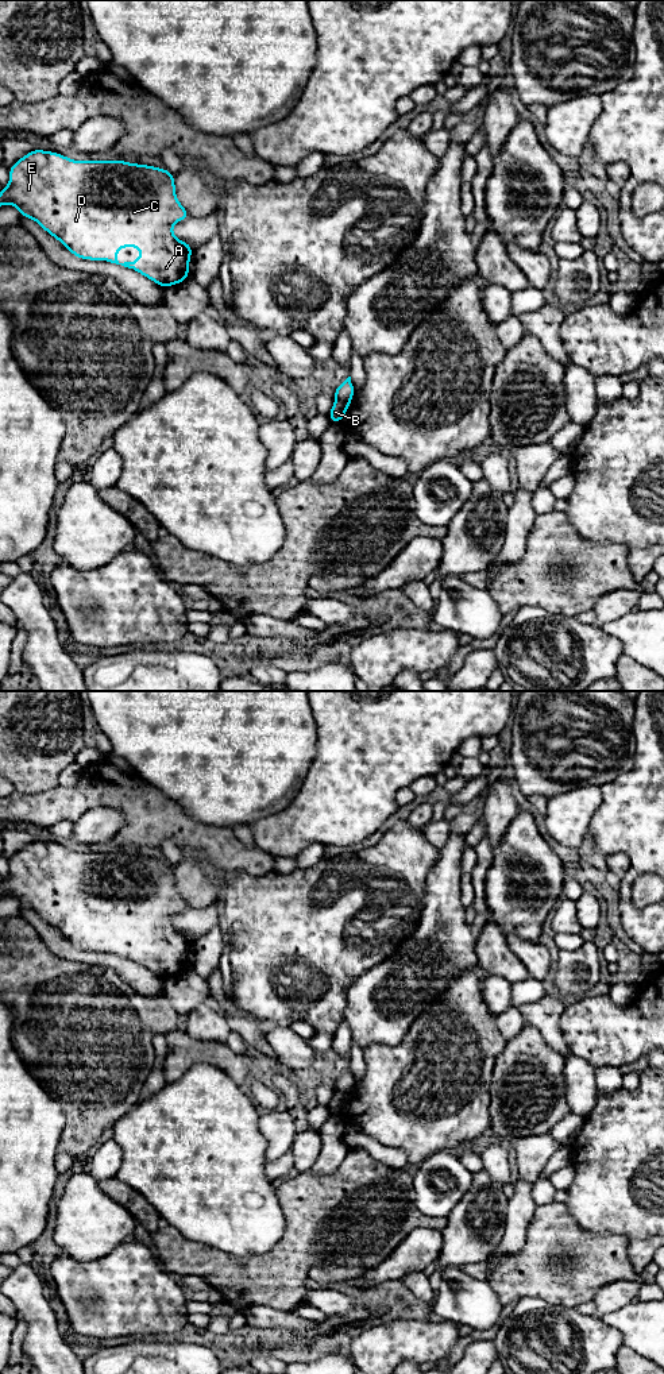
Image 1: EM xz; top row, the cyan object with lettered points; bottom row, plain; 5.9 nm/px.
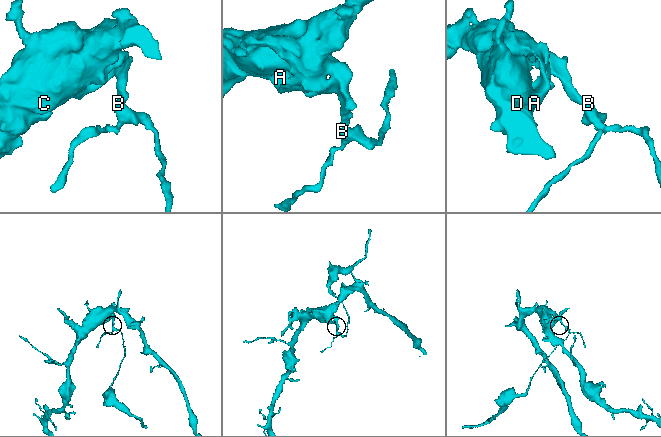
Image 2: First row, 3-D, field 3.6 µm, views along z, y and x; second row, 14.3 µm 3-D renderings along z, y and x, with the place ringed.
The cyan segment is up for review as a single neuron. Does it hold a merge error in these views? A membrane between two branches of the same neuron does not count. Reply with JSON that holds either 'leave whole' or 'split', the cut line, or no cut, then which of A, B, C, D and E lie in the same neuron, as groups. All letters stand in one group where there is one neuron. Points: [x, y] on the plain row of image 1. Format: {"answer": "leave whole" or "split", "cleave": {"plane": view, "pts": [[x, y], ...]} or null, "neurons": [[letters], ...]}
{"answer": "split", "cleave": {"plane": "xz", "pts": [[336, 1089], [350, 1092]]}, "neurons": [["A", "C", "D", "E"], ["B"]]}

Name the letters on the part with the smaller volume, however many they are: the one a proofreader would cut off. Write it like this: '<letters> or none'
B

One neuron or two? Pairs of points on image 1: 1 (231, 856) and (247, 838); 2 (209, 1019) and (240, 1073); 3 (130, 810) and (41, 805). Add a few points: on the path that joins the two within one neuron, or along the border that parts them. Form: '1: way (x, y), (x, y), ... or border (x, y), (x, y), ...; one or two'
1: border (231, 828), (247, 846), (254, 848); two
2: border (190, 1035), (199, 1039), (224, 1042); two
3: way (108, 798), (80, 798), (72, 803), (62, 803); one

